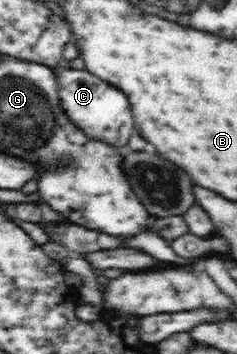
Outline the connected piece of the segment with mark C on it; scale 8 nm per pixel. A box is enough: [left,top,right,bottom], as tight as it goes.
[55,68,135,151]

